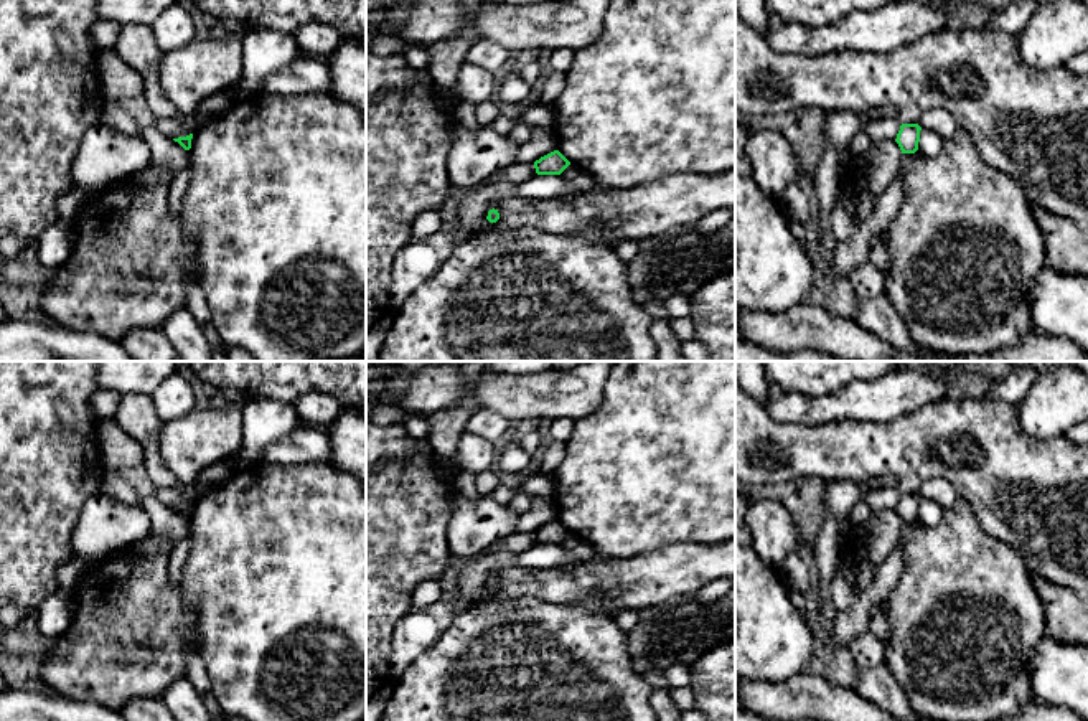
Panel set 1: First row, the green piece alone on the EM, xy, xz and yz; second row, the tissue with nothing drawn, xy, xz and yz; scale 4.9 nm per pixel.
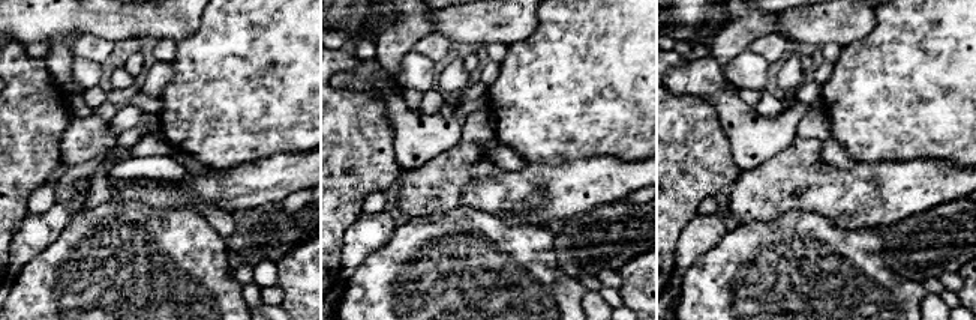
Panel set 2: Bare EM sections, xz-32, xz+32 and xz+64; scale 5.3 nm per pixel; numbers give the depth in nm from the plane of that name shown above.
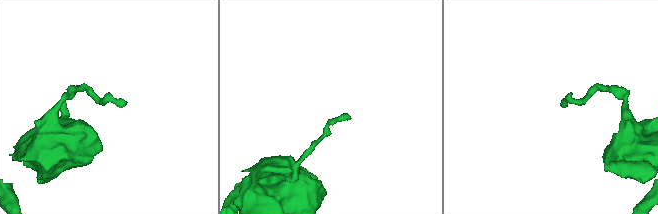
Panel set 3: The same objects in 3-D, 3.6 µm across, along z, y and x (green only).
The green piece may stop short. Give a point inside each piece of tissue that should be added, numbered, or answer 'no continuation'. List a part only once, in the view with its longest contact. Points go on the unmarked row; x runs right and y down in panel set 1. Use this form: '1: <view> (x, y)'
no continuation

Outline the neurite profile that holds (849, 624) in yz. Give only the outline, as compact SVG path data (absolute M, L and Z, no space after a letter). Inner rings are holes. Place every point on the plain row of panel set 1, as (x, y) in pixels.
M898 543L887 559L875 566L872 582L857 594L857 602L851 609L837 612L832 637L839 647L849 648L856 637L870 629L872 604L889 597L898 584L902 569L903 558Z

